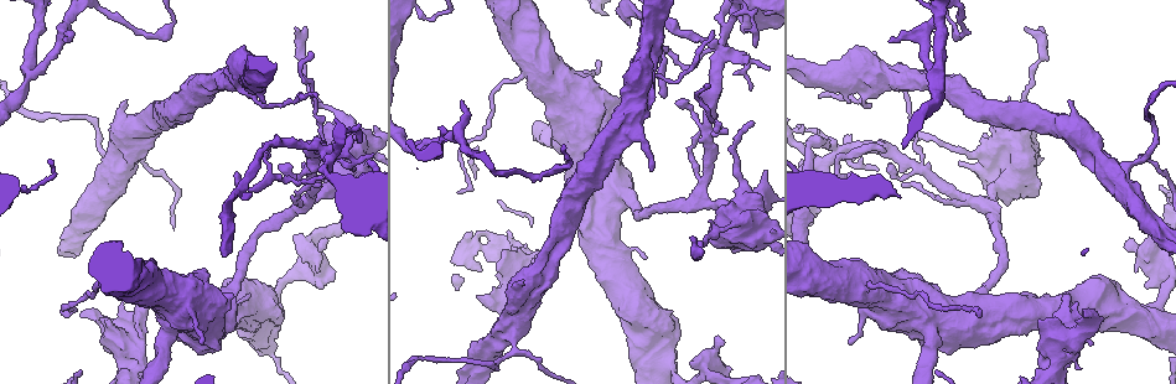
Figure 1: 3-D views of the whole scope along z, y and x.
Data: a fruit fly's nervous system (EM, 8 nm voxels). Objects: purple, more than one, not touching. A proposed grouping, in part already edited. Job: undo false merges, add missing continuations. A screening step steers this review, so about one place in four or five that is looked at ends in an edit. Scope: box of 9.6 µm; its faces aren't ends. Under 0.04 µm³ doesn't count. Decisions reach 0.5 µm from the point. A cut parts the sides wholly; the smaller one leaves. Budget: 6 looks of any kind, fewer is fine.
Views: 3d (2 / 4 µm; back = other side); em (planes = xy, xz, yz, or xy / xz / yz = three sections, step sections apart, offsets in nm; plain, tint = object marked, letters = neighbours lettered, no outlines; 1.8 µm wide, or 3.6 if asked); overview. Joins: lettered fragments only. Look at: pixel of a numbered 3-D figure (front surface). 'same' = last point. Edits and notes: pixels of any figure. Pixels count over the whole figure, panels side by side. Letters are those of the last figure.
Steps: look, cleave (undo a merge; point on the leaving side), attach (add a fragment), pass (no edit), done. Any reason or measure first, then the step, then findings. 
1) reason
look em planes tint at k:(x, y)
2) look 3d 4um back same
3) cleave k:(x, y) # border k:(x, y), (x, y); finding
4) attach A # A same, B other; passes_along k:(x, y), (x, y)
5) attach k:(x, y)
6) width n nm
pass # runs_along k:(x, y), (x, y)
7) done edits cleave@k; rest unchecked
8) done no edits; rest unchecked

a fork
look 3d 4um back at 1:(938, 77)

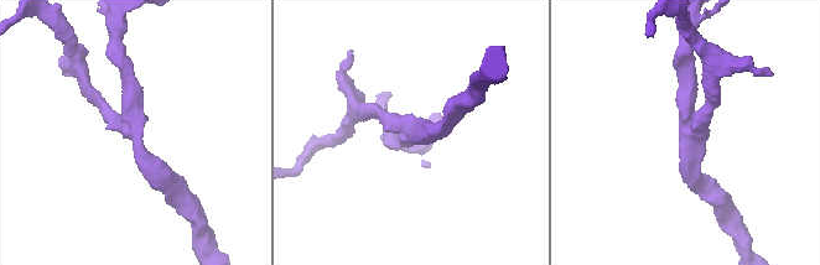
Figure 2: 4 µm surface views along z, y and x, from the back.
arms 3; arm_widths 200, 240, 280 nm; shape alone is not enough
look em xz step 4 tint at 2:(134, 137)

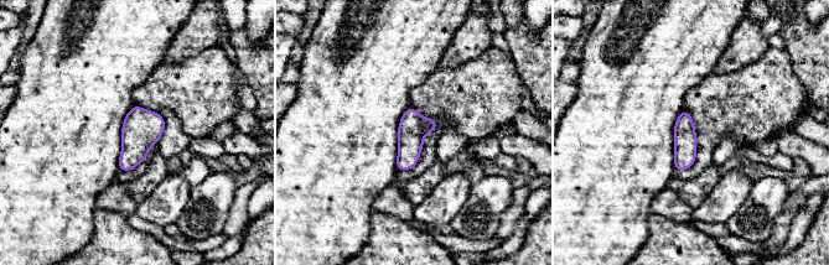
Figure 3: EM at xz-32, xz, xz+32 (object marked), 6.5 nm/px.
cut it another way
look em planes letters same

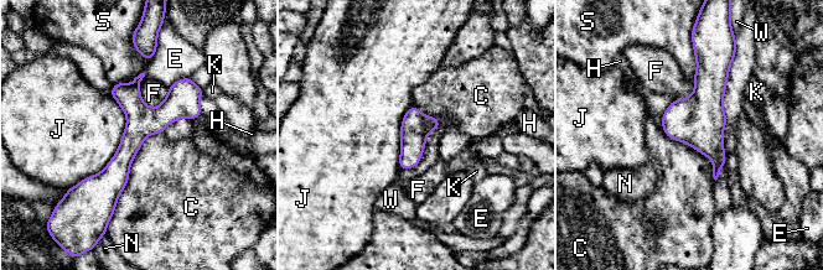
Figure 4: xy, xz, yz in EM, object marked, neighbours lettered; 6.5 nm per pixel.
pass # C other, E other, F other, H other, J other, K other, N other, S other, W other; runs_along 4:(187, 81), (130, 143), (101, 198); continuous, no second cell

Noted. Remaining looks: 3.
stops while still wide
look 3d 2um at 1:(229, 295)

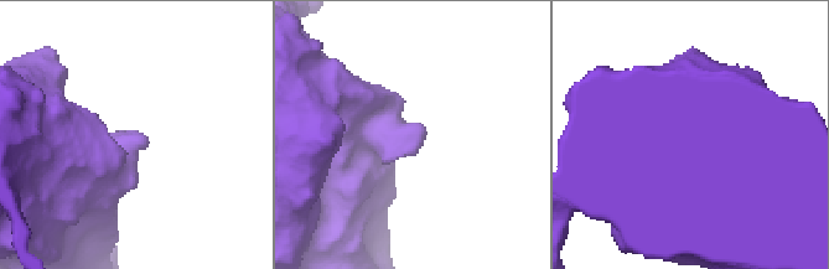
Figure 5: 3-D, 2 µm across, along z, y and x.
now the EM
look em xz step 4 letters at 5:(410, 155)

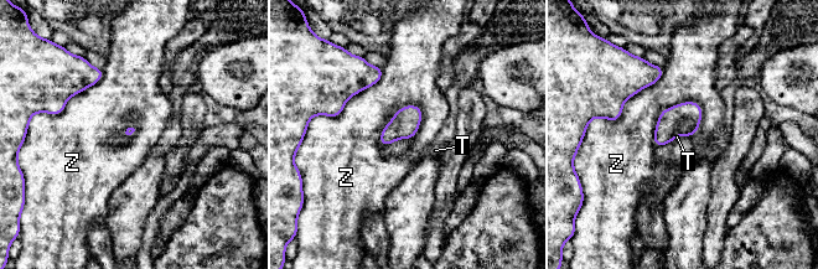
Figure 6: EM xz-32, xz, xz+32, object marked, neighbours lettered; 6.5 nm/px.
pass # T other, Z other; border 6:(702, 107), (664, 108), (655, 145); none of them fits

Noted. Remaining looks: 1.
done no edits; rest unchecked

